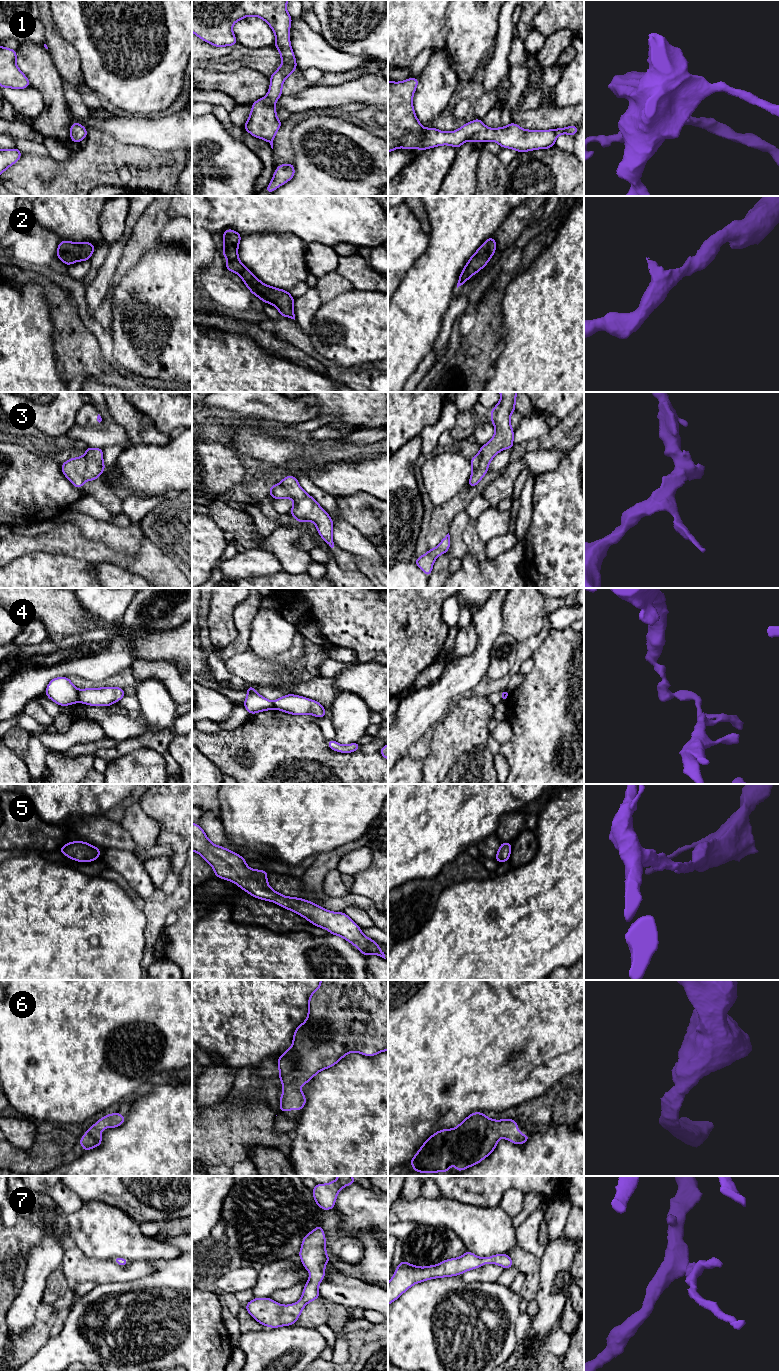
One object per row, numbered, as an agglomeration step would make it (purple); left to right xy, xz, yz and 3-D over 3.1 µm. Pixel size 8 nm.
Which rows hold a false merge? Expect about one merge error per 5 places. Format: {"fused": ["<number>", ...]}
{"fused": ["4"]}

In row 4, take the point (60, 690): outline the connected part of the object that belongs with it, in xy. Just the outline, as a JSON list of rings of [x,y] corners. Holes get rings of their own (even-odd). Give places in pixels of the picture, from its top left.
[[[56,677],[46,688],[45,694],[59,706],[72,705],[78,702],[78,689],[71,683],[69,677]]]

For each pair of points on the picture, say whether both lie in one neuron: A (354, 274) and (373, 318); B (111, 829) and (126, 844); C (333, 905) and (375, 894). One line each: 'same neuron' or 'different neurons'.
A: different neurons
B: same neuron
C: different neurons

